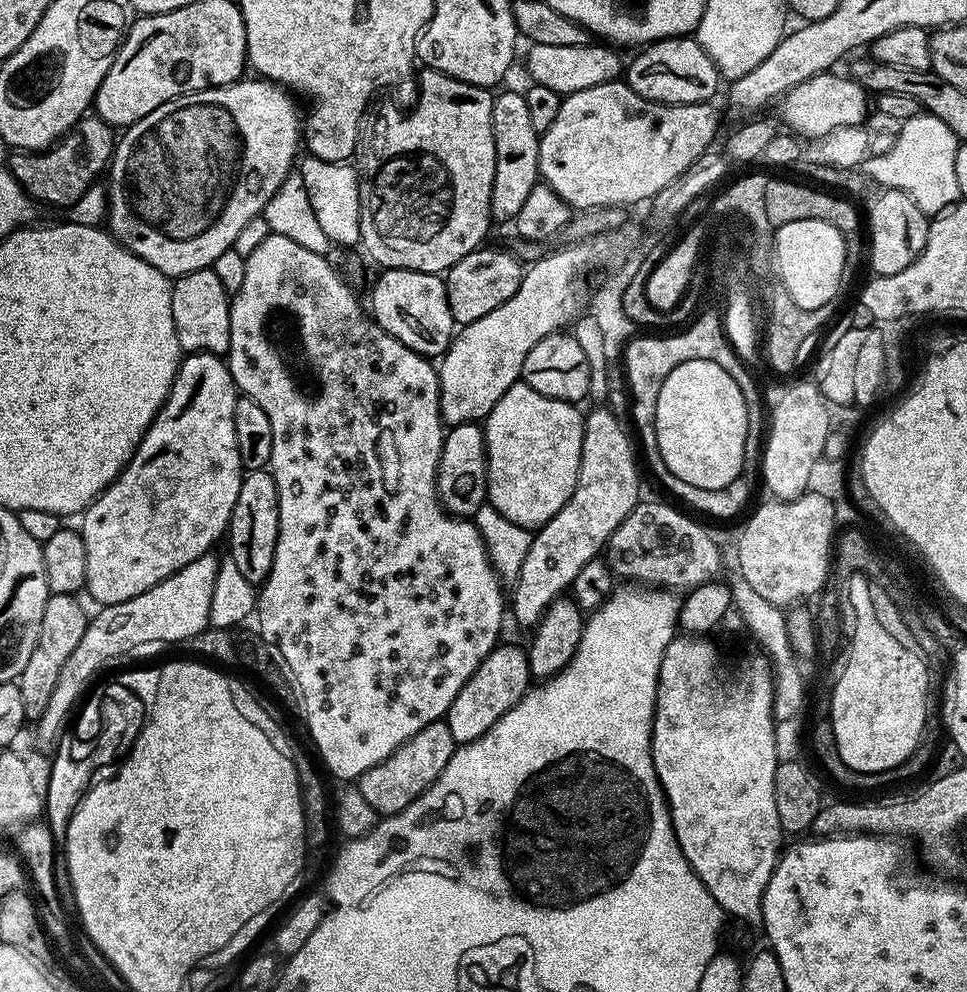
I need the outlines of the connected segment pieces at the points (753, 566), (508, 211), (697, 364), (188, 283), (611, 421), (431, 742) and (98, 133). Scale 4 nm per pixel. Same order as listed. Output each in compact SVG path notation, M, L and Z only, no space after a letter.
M807 491L804 495L798 497L796 500L777 500L773 499L772 504L764 504L748 521L745 522L744 526L739 529L741 538L739 539L739 562L742 565L743 575L747 582L753 586L755 593L762 594L763 598L770 603L774 603L779 606L796 606L807 596L812 596L824 583L828 580L828 559L834 556L834 533L832 531L836 528L836 520L838 521L838 513L836 508L826 498L822 498L822 494L814 494L813 492Z
M524 92L495 93L492 102L492 129L494 130L494 190L490 194L493 221L515 221L518 210L526 206L526 197L540 180L541 133L530 126L530 113Z
M691 360L684 363L684 368L676 368L676 372L671 373L672 376L668 376L668 384L664 384L660 392L660 421L657 423L660 429L657 430L657 438L661 456L665 459L669 470L682 479L683 482L701 487L703 490L721 490L721 488L730 485L730 482L734 482L739 478L740 473L744 471L744 457L750 443L748 439L749 427L748 415L746 414L746 398L742 398L742 390L738 390L738 382L734 382L734 378L730 378L730 374L726 374L726 370L722 370L722 366L718 366L718 362Z
M203 268L202 270L194 270L190 274L185 276L175 277L172 286L172 309L174 310L174 326L176 327L176 333L178 334L178 342L181 349L185 353L191 354L194 352L213 352L215 356L223 357L227 353L230 346L230 293L227 292L222 286L222 282L218 282L218 274L214 274L211 268Z
M596 406L585 413L582 454L574 494L550 522L537 529L530 551L513 583L510 612L516 615L517 622L524 628L531 629L540 623L549 605L571 587L586 562L597 559L614 530L640 502L640 476L630 440L615 414L604 407Z
M435 720L430 726L426 726L406 743L398 748L378 766L366 770L358 781L358 790L370 806L381 816L392 816L395 812L406 810L410 802L420 797L432 783L439 778L442 770L446 770L446 764L456 753L458 745L454 742L454 734L450 734L450 726L444 720Z
M88 114L51 148L38 152L16 150L11 153L12 157L7 157L6 163L22 190L33 200L41 205L53 204L56 208L68 208L71 204L73 207L79 205L88 188L97 183L111 165L117 139L112 125L98 115Z

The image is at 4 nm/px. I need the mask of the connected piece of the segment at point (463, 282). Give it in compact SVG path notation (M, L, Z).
M481 246L476 251L466 254L446 273L448 285L448 301L453 321L463 326L482 318L482 314L490 314L502 302L506 302L518 290L522 275L521 261L511 251L503 252L500 248Z

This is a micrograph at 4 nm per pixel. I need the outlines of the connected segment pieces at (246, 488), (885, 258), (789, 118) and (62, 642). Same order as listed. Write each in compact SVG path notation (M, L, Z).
M271 471L248 472L238 490L238 502L234 502L234 514L232 515L232 521L228 524L226 533L226 544L232 547L230 559L238 566L238 570L246 578L246 582L250 582L253 586L263 585L265 578L268 577L272 569L274 546L278 542L279 533L278 490Z
M889 188L880 193L868 216L866 212L866 232L872 235L872 272L877 276L894 275L920 256L926 246L929 217L905 192Z
M826 71L821 76L815 76L794 86L785 96L780 97L778 120L789 133L814 140L835 128L854 127L865 123L864 115L867 114L868 108L870 112L870 100L864 89L847 75L844 75L845 77L832 75L836 74Z
M52 594L46 602L38 646L34 646L34 654L30 654L30 662L26 662L26 670L22 670L18 681L25 721L39 721L42 710L46 710L46 702L50 702L50 694L54 694L54 686L58 686L58 674L62 674L62 666L66 666L78 642L82 642L82 634L86 634L90 616L84 613L83 606L76 599L75 595Z

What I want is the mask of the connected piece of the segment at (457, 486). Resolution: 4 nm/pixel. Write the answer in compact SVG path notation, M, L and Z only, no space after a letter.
M479 423L453 424L444 433L442 454L438 460L438 474L436 475L436 493L440 495L440 504L451 516L461 518L475 517L488 499L488 459L486 458L486 442L484 429Z

